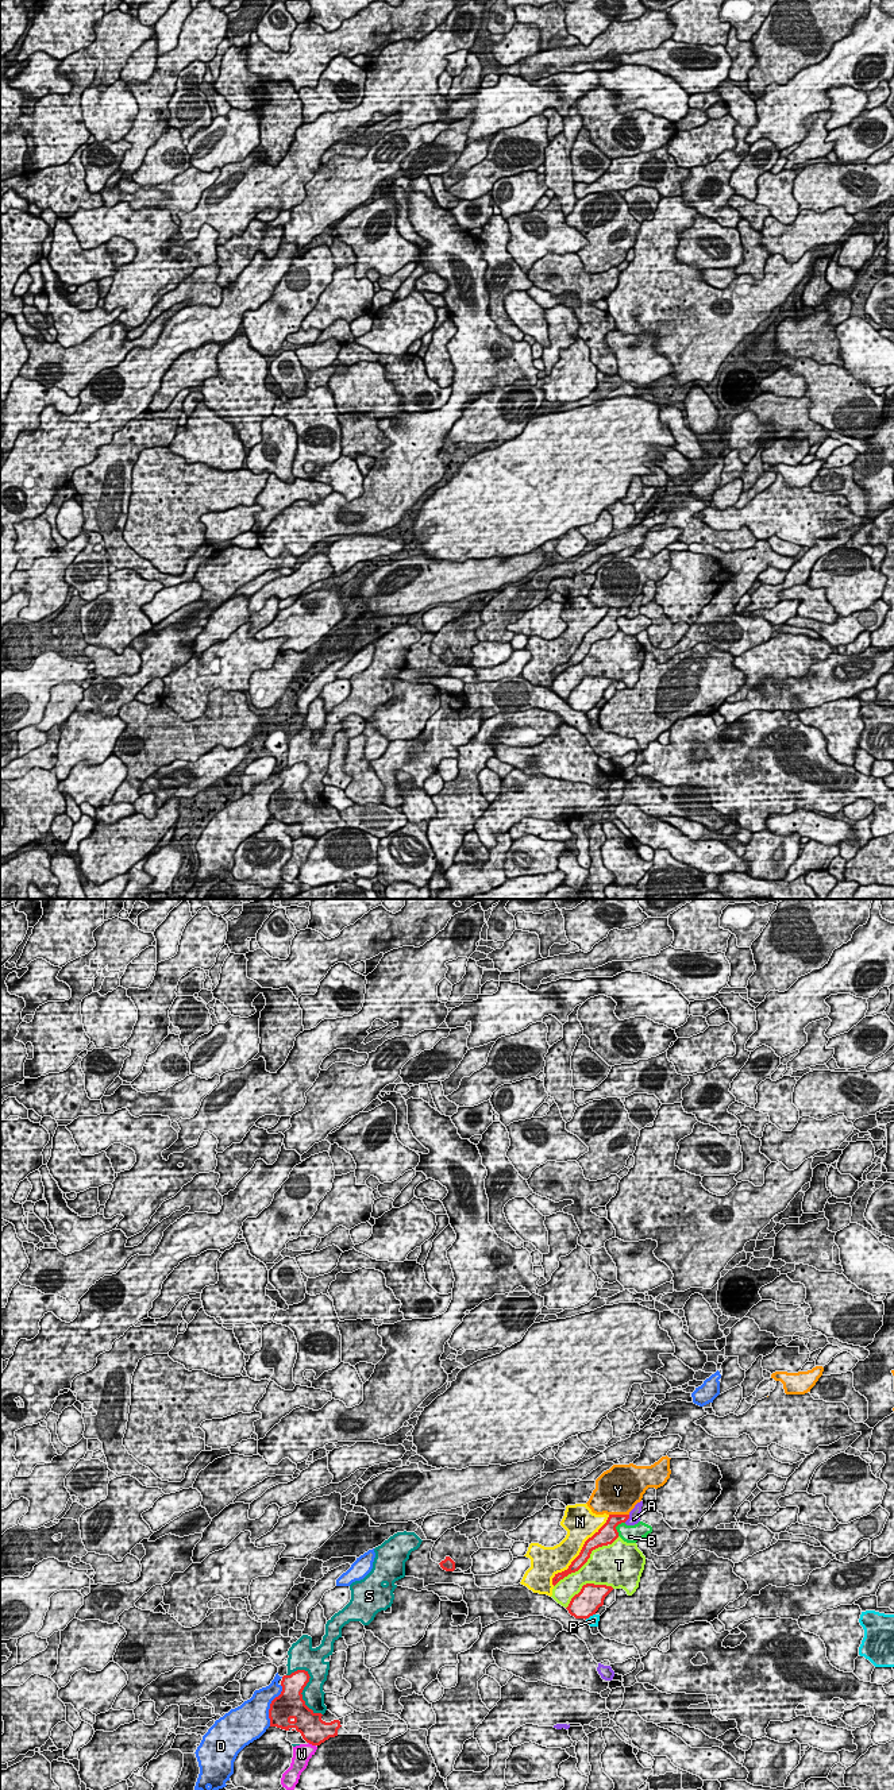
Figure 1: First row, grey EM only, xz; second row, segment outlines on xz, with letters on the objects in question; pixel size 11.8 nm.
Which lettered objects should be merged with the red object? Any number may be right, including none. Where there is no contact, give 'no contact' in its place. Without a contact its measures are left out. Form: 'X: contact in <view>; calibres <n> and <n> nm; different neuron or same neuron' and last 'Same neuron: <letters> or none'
A: contact in xz; calibres 160 and 130 nm; different neuron
B: contact in xz; calibres 220 and 220 nm; different neuron
D: contact in xz; calibres 340 and 380 nm; different neuron
N: contact in xz; calibres 160 and 300 nm; different neuron
P: contact in xz; calibres 320 and 130 nm; different neuron
S: contact in xz; calibres 280 and 260 nm; different neuron
T: contact in xz; calibres 140 and 400 nm; different neuron
W: contact in xz; calibres 320 and 220 nm; different neuron
Y: contact in xz; calibres 220 and 480 nm; same neuron
Same neuron: Y

